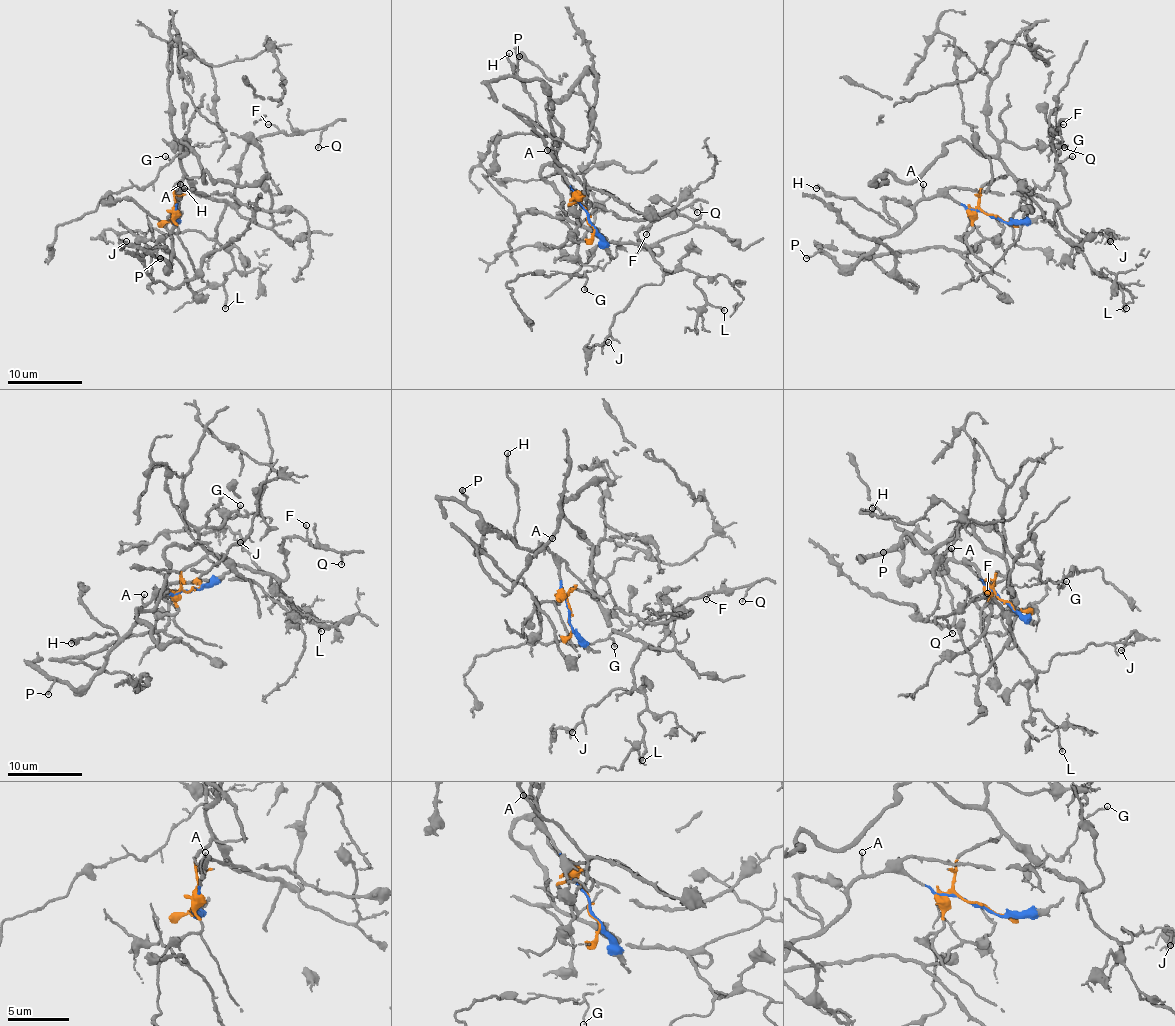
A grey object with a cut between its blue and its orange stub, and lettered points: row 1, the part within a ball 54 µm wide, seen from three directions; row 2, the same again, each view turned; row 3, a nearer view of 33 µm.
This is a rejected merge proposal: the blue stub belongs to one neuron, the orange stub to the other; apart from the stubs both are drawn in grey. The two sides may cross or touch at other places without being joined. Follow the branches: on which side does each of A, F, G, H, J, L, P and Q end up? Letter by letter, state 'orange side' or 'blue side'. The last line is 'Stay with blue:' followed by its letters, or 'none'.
A: blue side
F: orange side
G: orange side
H: blue side
J: orange side
L: orange side
P: blue side
Q: orange side
Stay with blue: A, H, P

